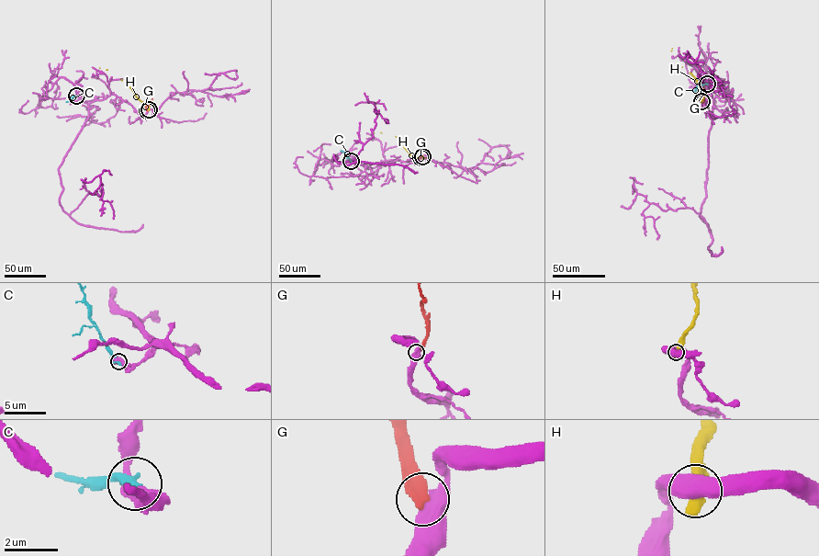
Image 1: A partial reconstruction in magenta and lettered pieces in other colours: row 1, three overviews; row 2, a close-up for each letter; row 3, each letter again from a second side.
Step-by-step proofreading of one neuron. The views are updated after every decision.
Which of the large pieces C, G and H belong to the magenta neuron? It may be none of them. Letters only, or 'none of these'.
none of these

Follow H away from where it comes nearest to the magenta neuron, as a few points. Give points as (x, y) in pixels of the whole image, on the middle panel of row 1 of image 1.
H: (422, 156), (412, 156), (396, 136), (374, 132)

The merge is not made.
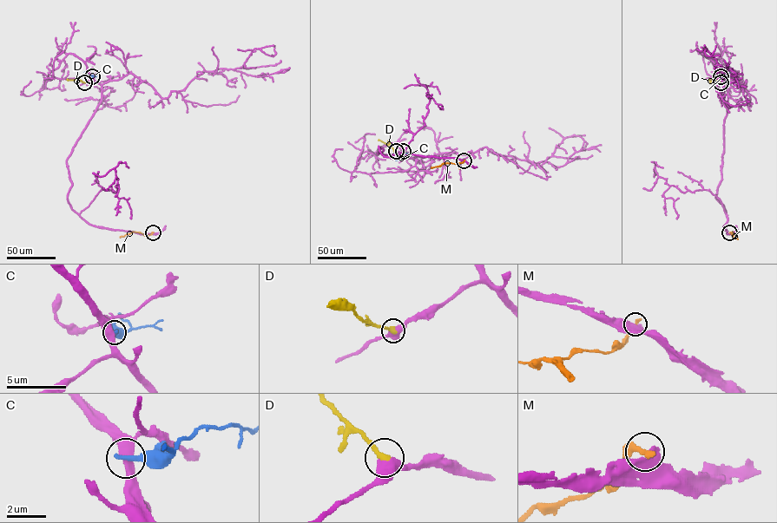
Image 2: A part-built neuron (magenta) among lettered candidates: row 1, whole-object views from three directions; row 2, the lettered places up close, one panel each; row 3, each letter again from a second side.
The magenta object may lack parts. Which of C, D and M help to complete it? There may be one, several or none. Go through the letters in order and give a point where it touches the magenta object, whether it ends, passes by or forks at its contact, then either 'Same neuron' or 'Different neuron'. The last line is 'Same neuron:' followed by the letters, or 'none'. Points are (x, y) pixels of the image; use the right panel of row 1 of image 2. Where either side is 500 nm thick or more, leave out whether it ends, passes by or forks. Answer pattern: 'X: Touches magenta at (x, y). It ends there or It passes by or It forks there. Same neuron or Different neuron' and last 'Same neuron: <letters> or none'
C: Touches magenta at (721, 76). It ends there. Different neuron
D: Touches magenta at (721, 82). Same neuron
M: Touches magenta at (729, 232). It ends there. Different neuron
Same neuron: D

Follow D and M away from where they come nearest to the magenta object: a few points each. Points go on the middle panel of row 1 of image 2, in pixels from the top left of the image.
D: (396, 151), (378, 140)
M: (464, 160), (431, 167)

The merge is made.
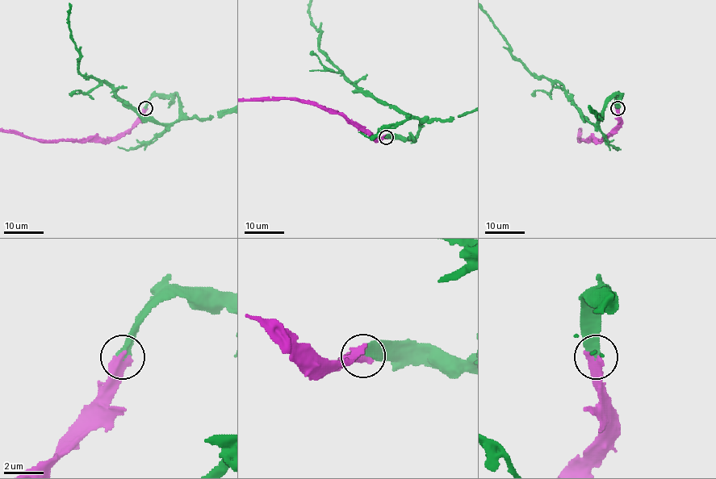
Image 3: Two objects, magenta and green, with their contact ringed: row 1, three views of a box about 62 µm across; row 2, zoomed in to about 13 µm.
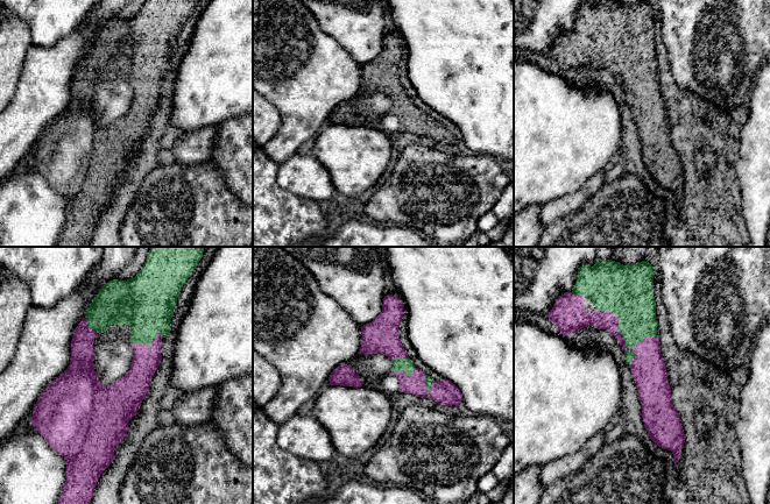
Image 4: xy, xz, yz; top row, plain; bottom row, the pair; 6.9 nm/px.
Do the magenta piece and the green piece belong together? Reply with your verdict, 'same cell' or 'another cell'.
same cell

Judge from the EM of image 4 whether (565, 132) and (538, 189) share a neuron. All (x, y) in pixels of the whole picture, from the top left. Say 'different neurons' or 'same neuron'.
same neuron

